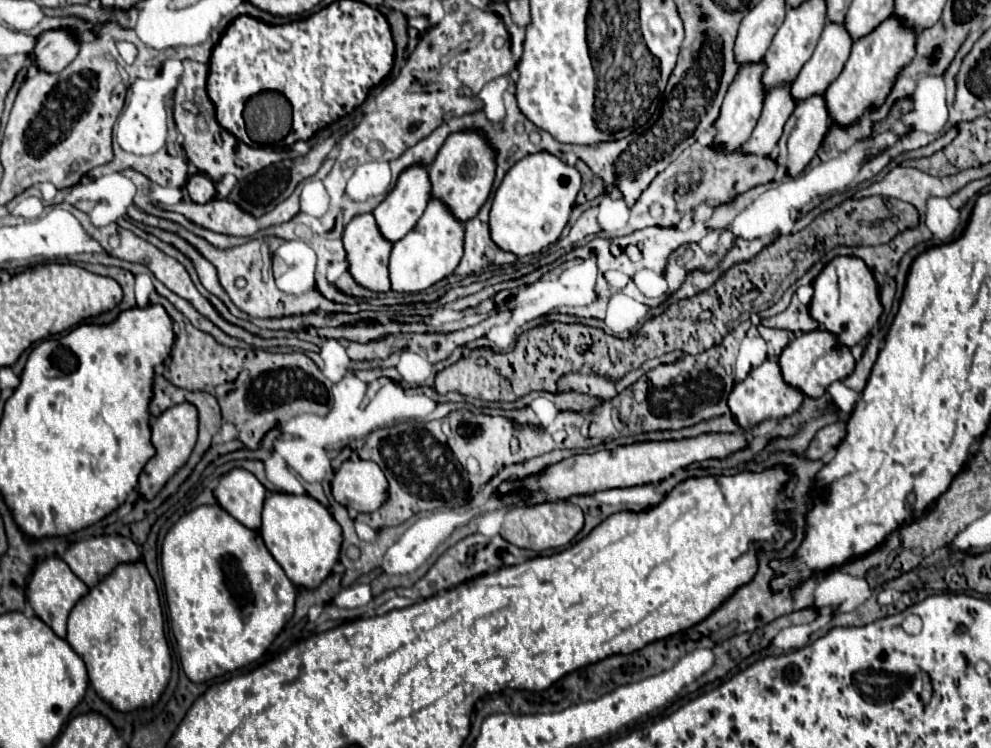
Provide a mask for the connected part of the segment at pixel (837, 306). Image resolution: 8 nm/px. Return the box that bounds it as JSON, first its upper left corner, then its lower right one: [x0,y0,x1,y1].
[810,257,882,347]

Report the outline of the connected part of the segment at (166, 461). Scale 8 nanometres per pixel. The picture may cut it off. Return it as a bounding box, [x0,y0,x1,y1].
[140,403,198,501]

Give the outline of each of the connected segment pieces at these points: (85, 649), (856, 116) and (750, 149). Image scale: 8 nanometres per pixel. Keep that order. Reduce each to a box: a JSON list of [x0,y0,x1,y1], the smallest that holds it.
[[66,563,172,711],[824,17,916,127],[740,87,796,157]]

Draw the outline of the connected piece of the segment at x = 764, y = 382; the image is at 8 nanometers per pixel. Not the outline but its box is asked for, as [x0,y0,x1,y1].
[728,359,804,431]

